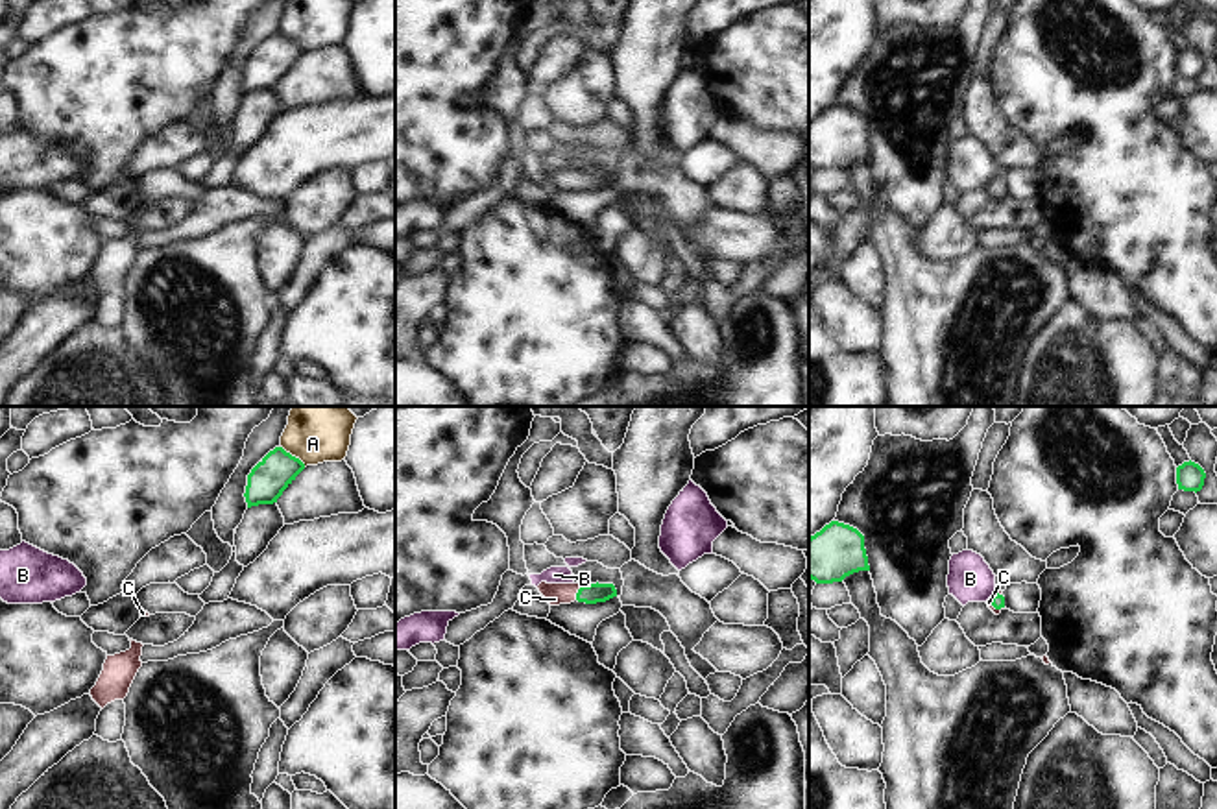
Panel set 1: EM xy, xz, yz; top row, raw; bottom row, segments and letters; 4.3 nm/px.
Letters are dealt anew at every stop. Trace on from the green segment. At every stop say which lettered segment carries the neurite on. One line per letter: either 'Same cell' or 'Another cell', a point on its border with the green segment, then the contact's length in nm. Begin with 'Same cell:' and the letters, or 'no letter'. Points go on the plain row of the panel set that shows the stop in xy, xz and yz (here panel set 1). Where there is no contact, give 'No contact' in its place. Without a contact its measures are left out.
Same cell: C
A: Another cell. Touches green at xy (294, 43). Shared border 140 nm
B: Another cell. Touches green at yz (994, 181). Shared border 50 nm
C: Same cell. Touches green at xz (577, 180). Shared border 70 nm

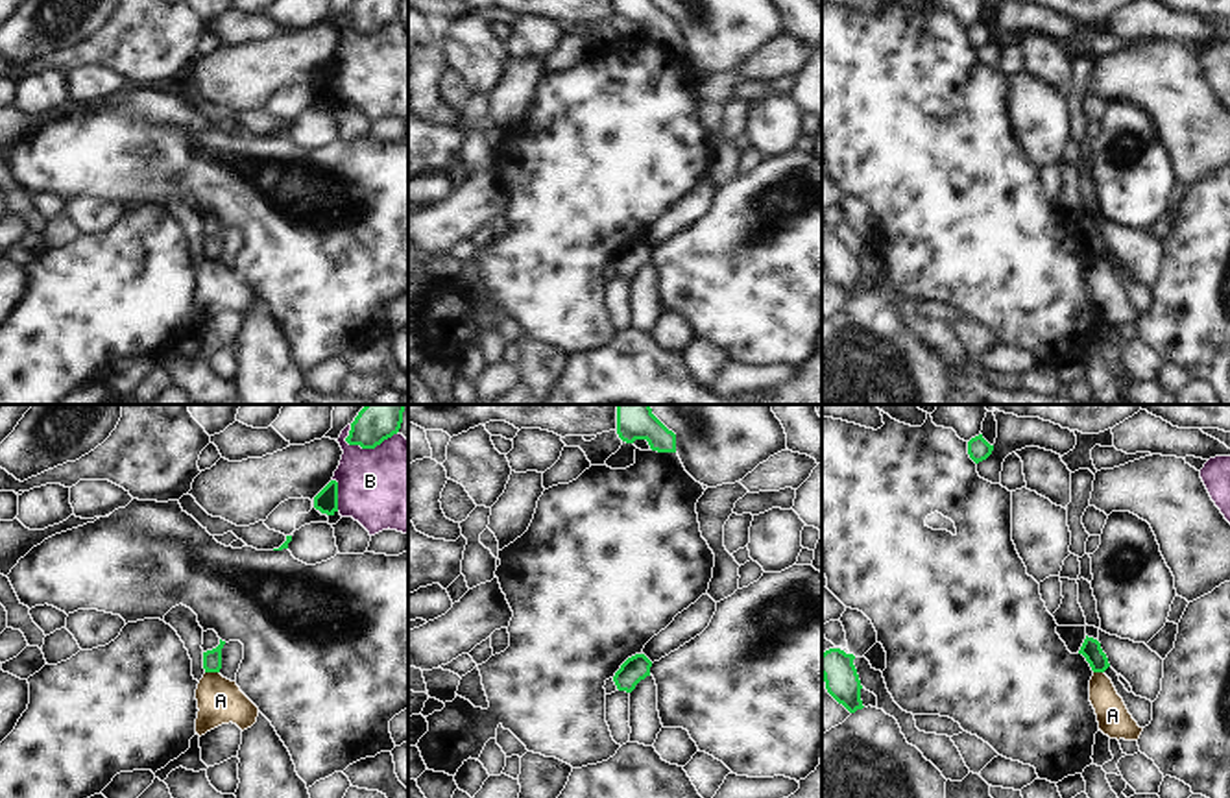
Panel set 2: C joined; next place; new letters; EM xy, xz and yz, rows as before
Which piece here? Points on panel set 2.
Same cell: no letter
A: Another cell. Touches green at xy (213, 257). Shared border 60 nm
B: Another cell. Touches green at xy (370, 34). Shared border 240 nm

